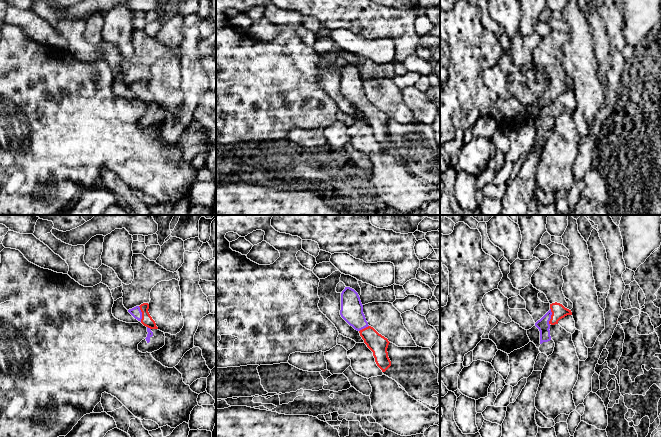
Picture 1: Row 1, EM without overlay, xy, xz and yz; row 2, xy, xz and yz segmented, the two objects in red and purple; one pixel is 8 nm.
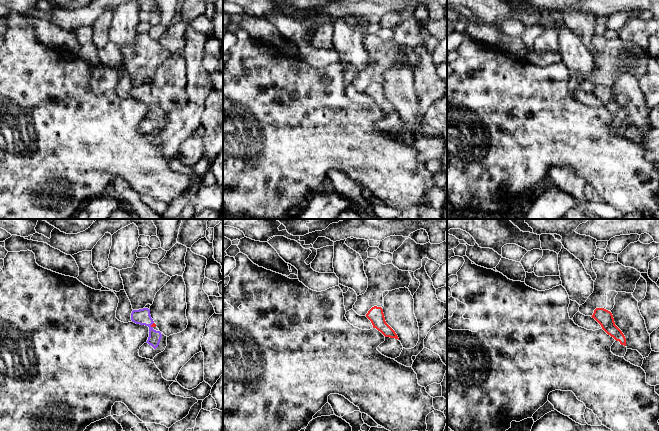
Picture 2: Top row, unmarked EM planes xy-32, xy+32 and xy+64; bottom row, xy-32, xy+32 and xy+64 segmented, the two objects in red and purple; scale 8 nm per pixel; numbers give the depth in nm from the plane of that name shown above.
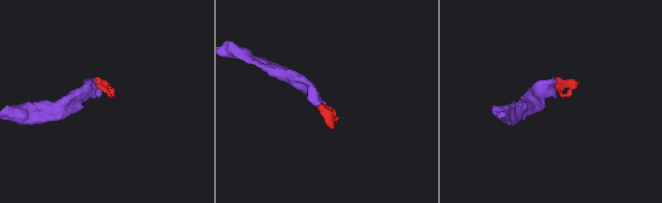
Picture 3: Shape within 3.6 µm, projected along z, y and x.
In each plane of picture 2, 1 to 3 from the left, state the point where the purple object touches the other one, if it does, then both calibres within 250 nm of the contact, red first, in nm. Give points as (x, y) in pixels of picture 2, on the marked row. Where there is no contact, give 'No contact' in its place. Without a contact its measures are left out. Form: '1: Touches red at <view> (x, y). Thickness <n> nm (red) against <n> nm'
1: Touches red at xy-32 (151, 325). Thickness 30 nm (red) against 130 nm
2: No contact
3: No contact

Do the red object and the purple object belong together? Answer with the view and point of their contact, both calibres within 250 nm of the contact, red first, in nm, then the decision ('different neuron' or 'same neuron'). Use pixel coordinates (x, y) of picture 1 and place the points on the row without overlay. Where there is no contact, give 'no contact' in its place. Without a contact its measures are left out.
contact xy (142, 90); calibres 90 and 80 nm; same neuron

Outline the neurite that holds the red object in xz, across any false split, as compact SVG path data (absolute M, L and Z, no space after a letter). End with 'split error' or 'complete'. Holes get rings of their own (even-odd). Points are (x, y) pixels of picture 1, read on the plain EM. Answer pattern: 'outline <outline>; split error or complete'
outline M345 63L341 69L340 91L350 102L360 109L364 119L373 128L377 142L382 148L385 148L391 142L387 128L390 118L373 103L368 101L363 89L363 81L360 73L350 63Z; split error

